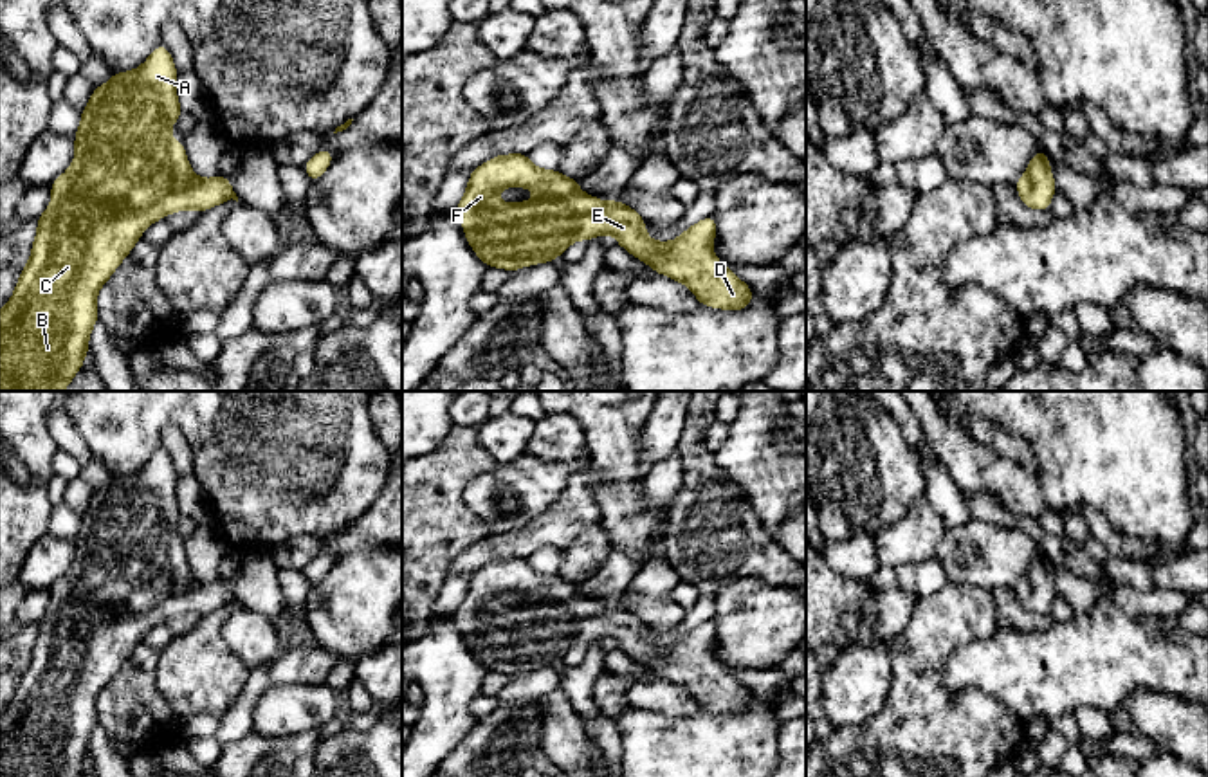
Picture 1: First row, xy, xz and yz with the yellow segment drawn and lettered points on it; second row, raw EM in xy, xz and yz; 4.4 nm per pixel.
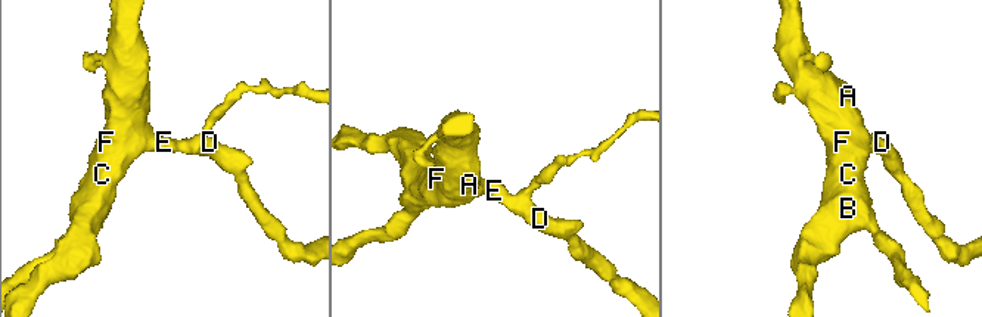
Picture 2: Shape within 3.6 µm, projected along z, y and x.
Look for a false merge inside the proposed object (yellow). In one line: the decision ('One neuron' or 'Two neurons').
One neuron

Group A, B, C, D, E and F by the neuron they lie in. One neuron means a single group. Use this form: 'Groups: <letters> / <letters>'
Groups: A B C D E F

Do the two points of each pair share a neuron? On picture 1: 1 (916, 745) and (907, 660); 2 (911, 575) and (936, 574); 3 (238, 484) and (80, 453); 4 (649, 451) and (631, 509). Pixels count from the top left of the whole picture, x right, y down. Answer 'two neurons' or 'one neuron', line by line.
1: one neuron
2: one neuron
3: two neurons
4: two neurons

